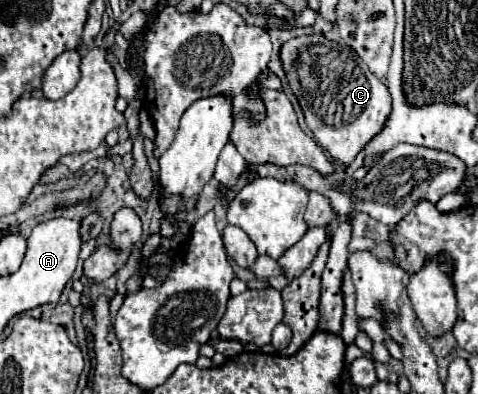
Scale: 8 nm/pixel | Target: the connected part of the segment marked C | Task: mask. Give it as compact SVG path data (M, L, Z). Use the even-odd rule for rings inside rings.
M323 34L291 38L281 46L279 56L291 92L297 96L305 122L317 142L343 166L351 164L389 116L387 86L365 66L353 48L327 40Z

